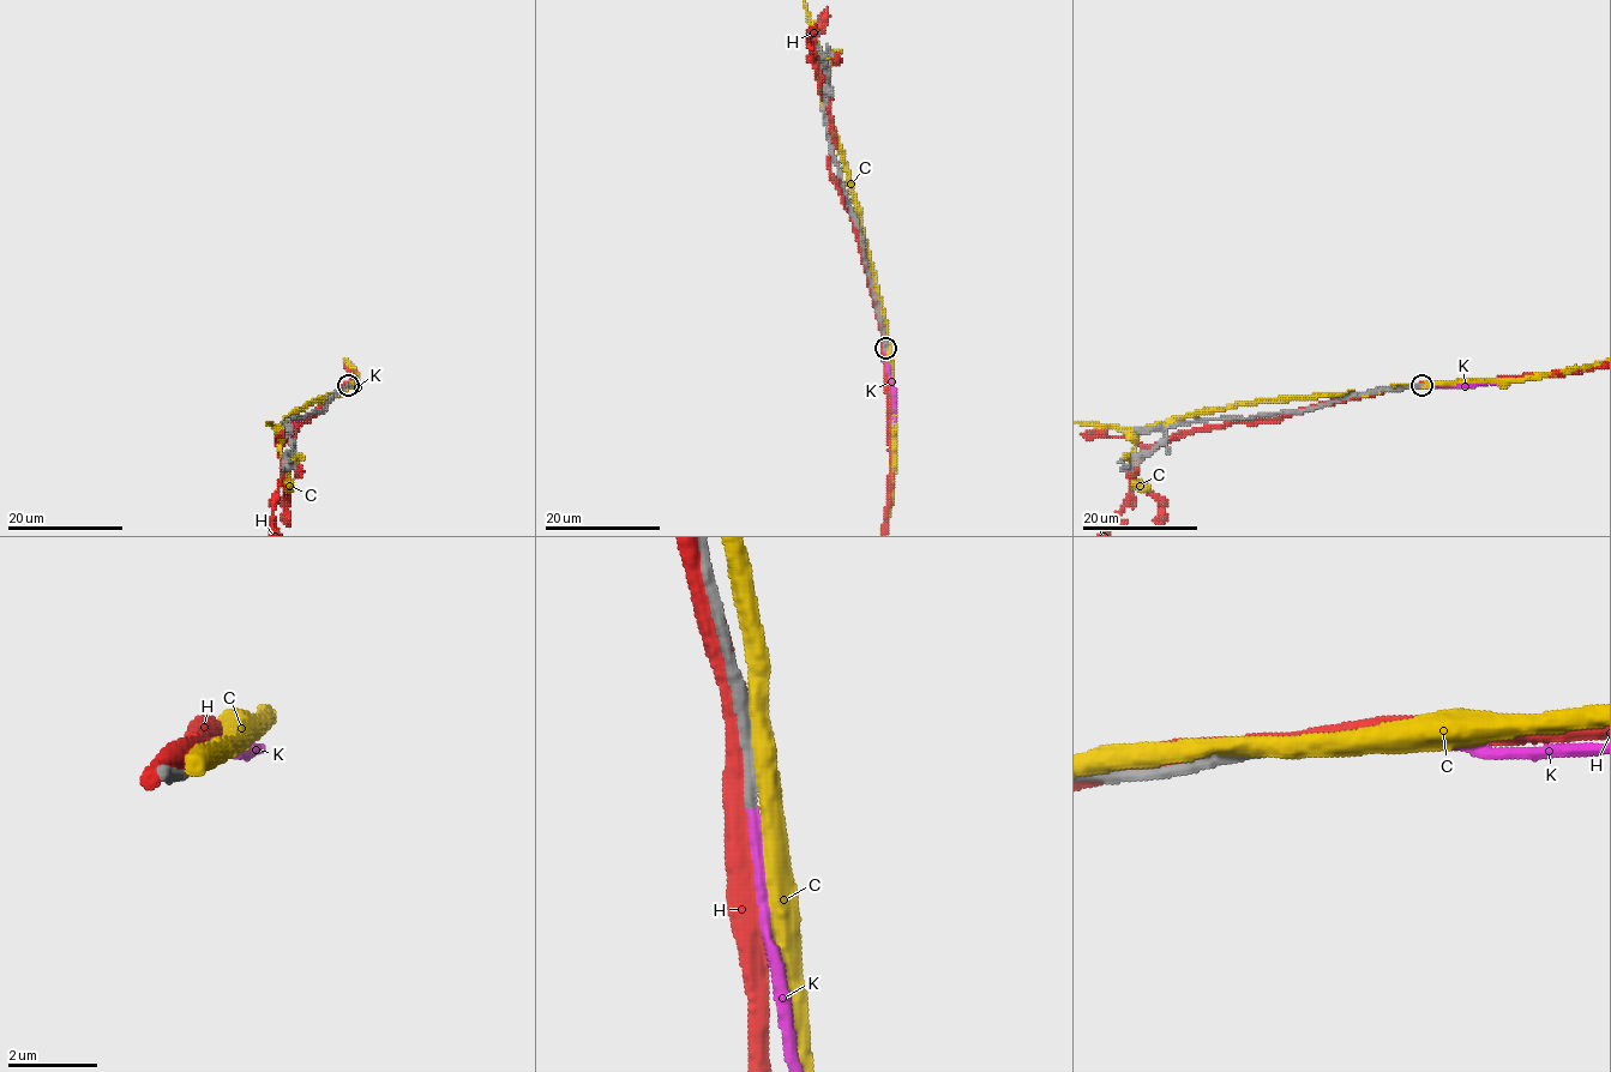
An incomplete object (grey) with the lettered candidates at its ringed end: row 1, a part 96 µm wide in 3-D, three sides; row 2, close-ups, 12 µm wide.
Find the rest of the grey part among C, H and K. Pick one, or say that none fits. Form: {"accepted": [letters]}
{"accepted": ["K"]}

